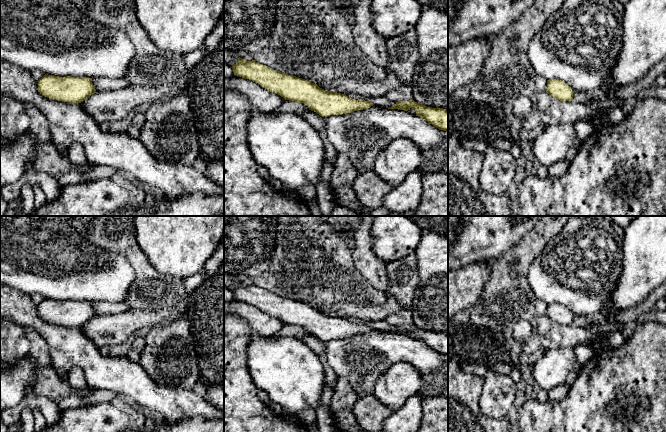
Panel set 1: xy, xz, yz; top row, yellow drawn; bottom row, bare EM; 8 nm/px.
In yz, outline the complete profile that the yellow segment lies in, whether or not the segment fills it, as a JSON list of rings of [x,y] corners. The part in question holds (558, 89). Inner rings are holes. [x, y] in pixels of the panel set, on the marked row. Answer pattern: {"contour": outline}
{"contour": [[[559,79],[547,80],[546,92],[560,101],[573,100],[574,91],[569,85]]]}

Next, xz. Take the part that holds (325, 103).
{"contour": [[[239,57],[232,69],[235,76],[252,80],[285,100],[304,103],[309,110],[325,118],[330,115],[352,113],[374,105],[365,100],[356,100],[341,93],[326,91],[308,80],[276,71],[255,60],[247,61]]]}

